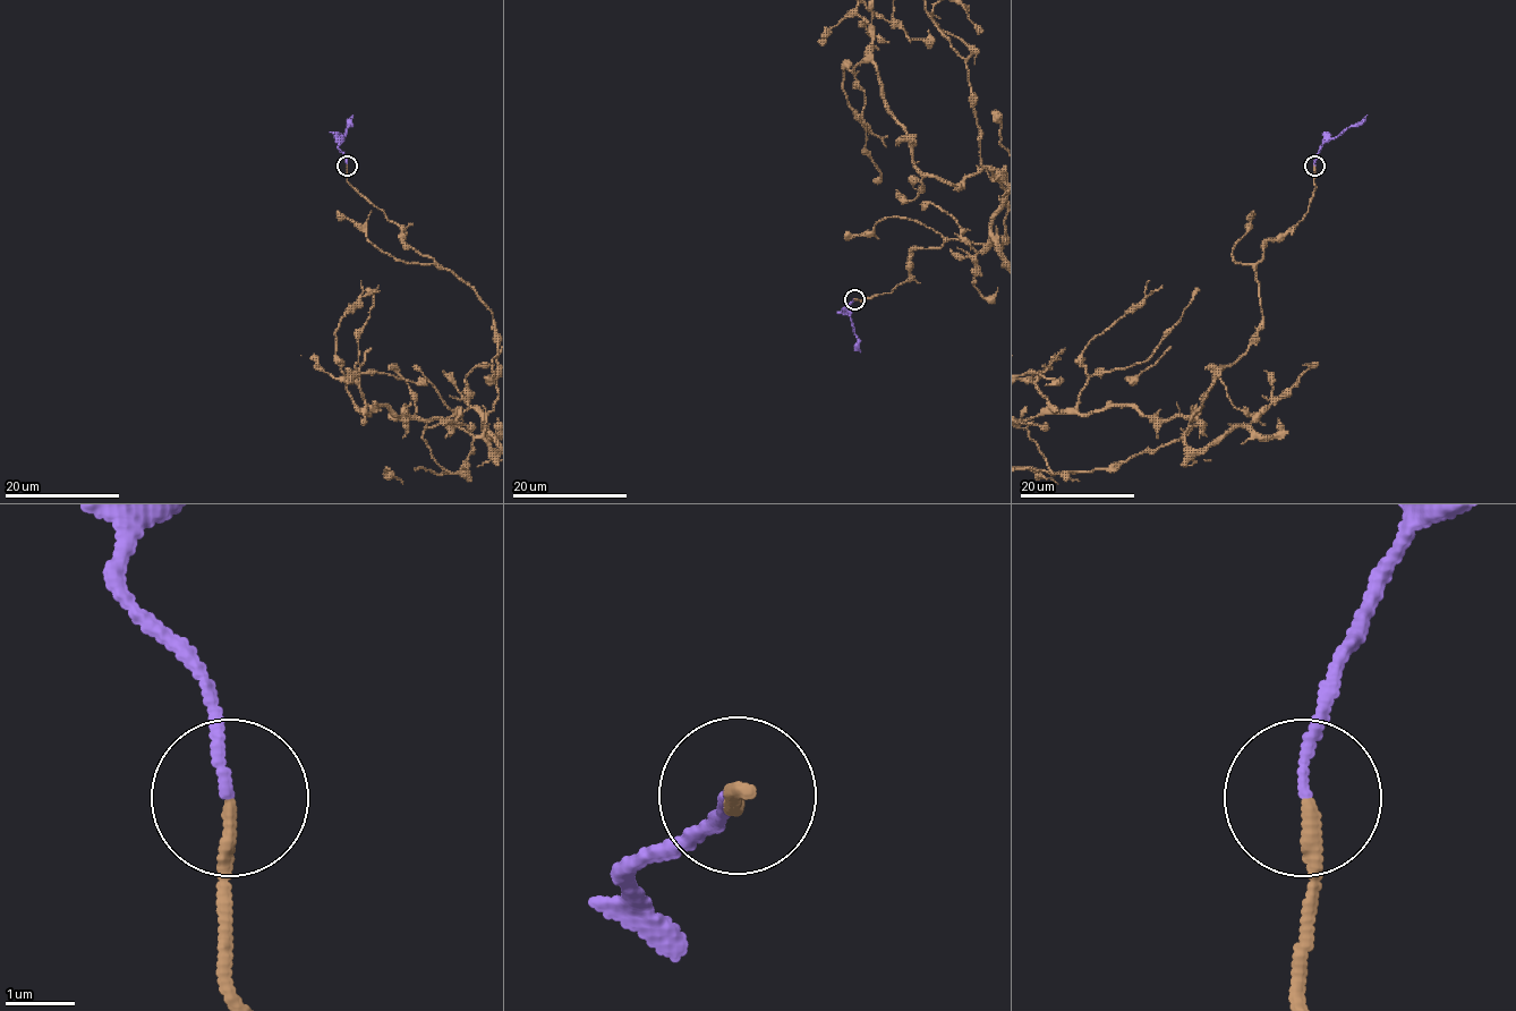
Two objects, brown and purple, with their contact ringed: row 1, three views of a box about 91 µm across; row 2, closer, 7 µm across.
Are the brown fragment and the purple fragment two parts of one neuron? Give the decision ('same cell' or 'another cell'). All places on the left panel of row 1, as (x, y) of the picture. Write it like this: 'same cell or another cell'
same cell

